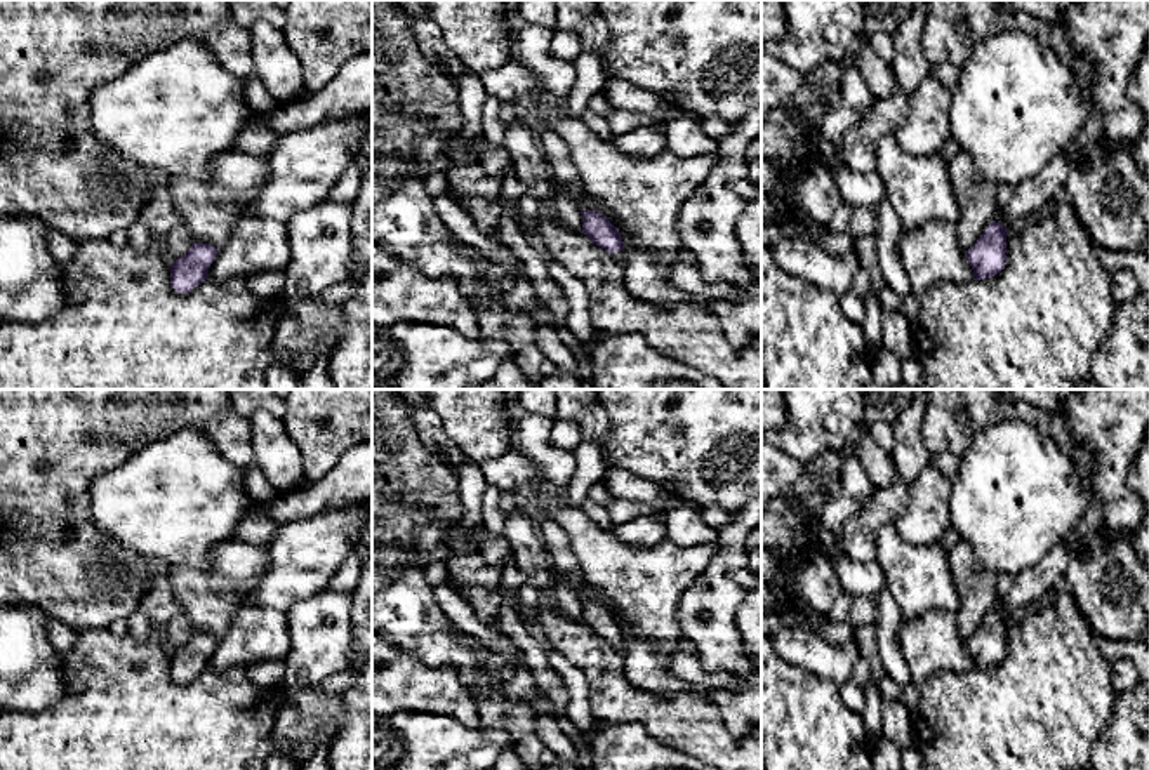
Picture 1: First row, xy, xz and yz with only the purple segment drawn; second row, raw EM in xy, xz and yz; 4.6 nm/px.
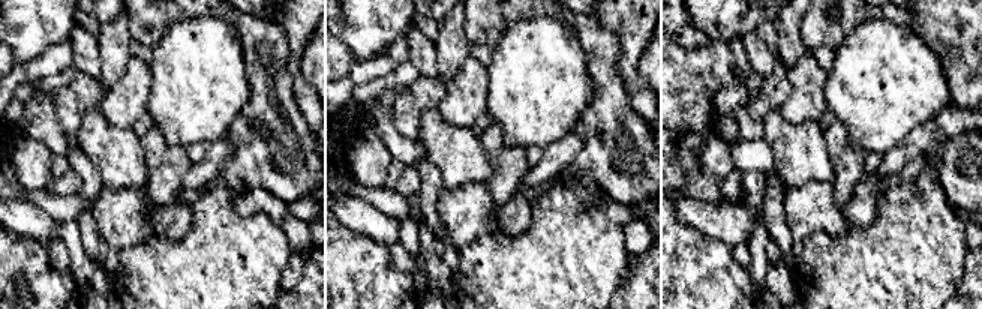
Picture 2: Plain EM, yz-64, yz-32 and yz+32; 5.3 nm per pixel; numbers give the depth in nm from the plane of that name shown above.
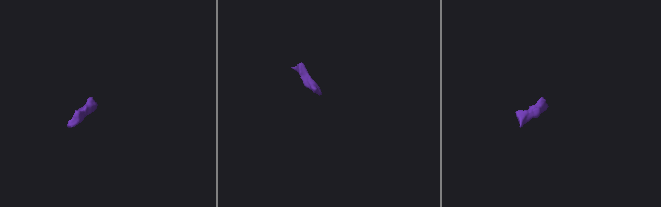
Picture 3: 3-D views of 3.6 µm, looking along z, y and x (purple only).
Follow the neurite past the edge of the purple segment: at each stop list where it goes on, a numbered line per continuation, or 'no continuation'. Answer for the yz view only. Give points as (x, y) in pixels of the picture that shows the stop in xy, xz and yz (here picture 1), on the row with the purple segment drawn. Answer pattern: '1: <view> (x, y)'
no continuation

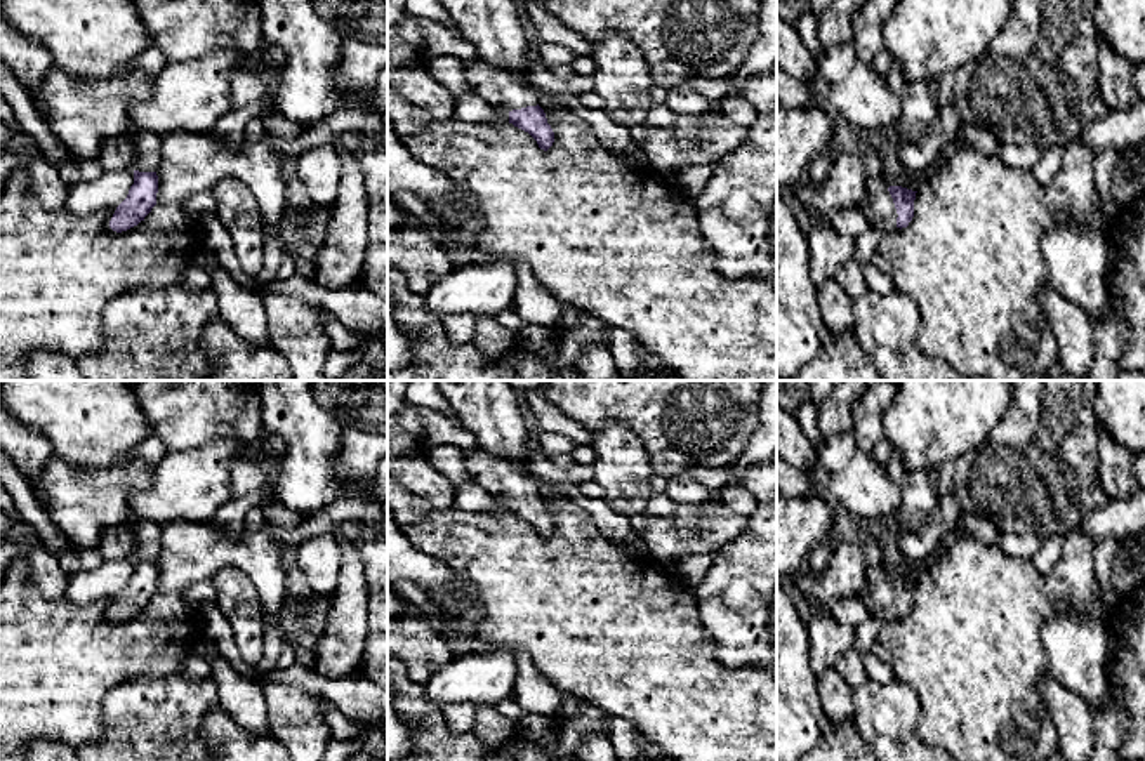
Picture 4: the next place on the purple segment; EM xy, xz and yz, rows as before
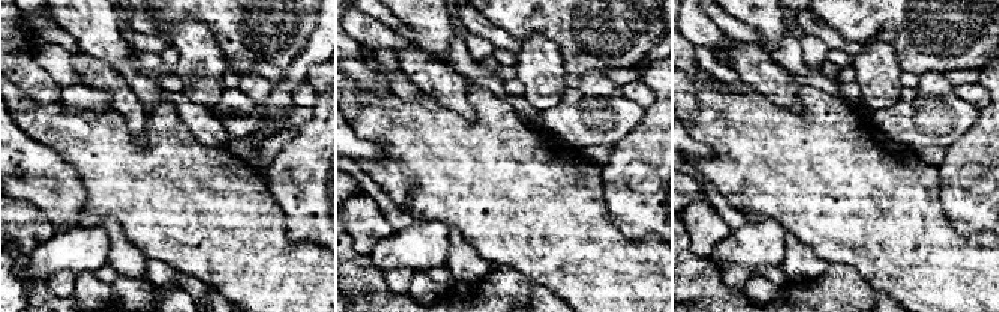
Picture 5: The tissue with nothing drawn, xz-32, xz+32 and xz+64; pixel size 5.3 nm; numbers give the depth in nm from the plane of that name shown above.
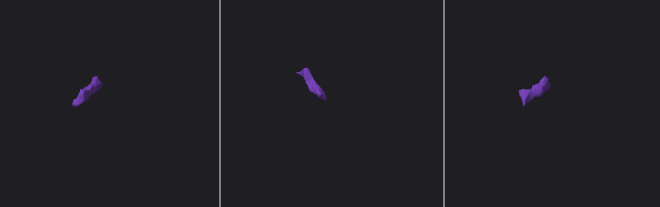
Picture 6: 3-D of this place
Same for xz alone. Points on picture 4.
1: xz (501, 89)

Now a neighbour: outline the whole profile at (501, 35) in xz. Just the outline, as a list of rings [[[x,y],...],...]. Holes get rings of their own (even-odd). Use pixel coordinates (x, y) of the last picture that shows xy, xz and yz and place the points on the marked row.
[[[440,0],[440,3],[450,14],[455,30],[476,47],[480,59],[530,82],[526,57],[532,33],[528,23],[520,16],[516,0]]]

